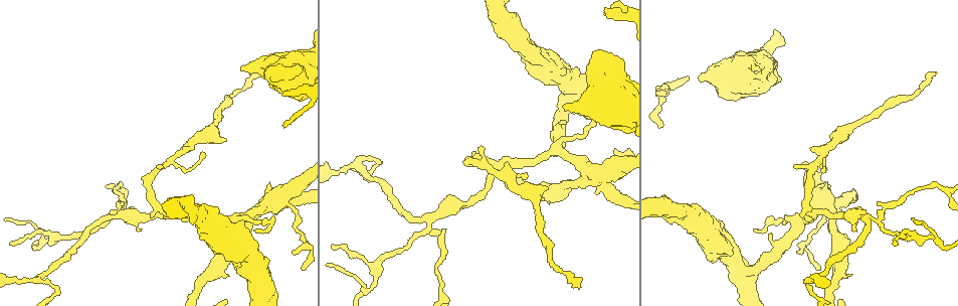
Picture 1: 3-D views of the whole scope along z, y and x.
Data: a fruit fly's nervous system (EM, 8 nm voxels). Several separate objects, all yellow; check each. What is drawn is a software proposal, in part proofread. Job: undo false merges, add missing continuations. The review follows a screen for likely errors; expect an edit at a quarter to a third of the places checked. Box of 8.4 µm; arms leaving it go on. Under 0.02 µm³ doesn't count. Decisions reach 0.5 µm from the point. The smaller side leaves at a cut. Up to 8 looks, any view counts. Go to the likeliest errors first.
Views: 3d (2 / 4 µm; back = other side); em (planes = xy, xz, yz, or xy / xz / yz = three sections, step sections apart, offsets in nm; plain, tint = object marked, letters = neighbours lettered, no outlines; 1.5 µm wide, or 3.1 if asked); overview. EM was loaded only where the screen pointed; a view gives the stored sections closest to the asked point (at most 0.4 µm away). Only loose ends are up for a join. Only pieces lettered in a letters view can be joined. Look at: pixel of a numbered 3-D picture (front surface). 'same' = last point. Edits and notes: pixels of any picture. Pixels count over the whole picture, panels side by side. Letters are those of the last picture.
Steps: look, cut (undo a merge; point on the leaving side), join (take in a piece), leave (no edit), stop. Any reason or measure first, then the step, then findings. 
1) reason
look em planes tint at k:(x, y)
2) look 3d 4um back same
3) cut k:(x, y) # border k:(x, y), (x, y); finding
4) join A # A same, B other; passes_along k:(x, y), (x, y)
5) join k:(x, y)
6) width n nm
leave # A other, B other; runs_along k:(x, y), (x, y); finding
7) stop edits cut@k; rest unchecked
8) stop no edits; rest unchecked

an open end
look em yz step 8 letters at 1:(621, 59)

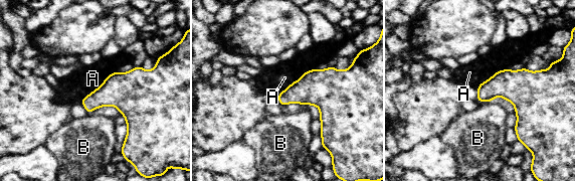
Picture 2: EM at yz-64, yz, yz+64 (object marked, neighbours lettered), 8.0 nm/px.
leave # A other, B other; border 2:(304, 73), (281, 92); no lettered piece goes on from it

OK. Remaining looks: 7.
four or more arms meet
look 3d 4um at 1:(603, 178)

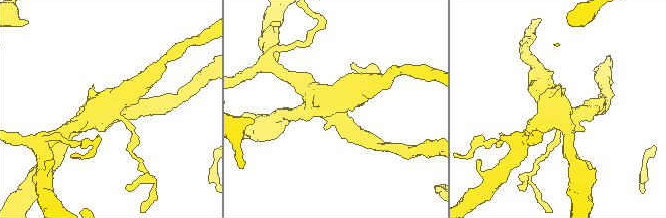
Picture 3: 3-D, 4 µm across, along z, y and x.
now the EM
look em planes plain at 3:(559, 109)

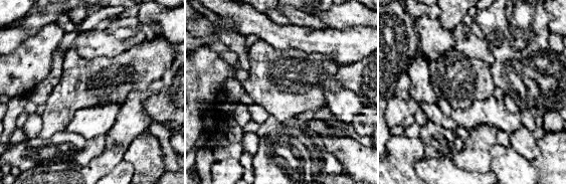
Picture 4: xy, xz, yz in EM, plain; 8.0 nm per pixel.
what lies round it
look em planes letters same

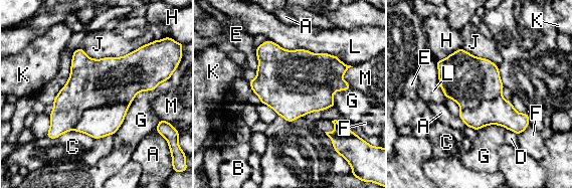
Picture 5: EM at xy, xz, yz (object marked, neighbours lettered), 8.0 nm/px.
width 550 nm
cut 5:(92, 83) # A other, B other, C other, D other, E other, F other, G other, H other, J other, K other, L other, M other; border 5:(129, 104), (89, 108), (73, 129); a second neuron is stuck on

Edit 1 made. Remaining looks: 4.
redraw
look overview

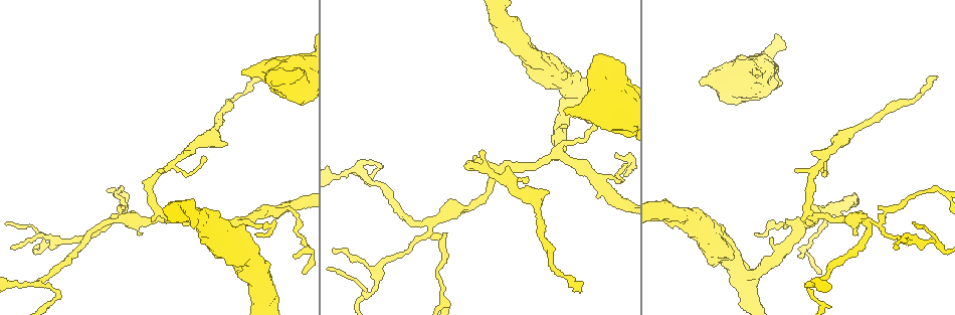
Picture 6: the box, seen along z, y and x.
sharp bend
look em xz step 4 tint at 6:(358, 301)

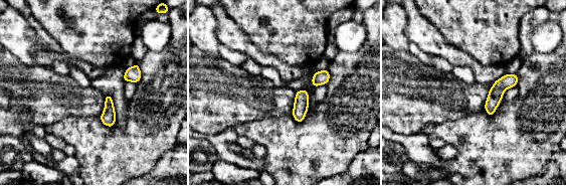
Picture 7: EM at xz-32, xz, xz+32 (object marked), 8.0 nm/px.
look em planes letters same

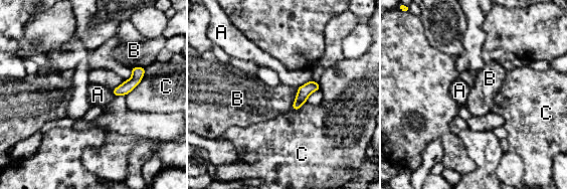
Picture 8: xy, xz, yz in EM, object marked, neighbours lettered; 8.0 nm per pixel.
leave # A other, B other, C other; runs_along 8:(142, 69), (127, 86), (116, 92); continuous, no second neuron

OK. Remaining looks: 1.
stop edits cut@5; rest unchecked

